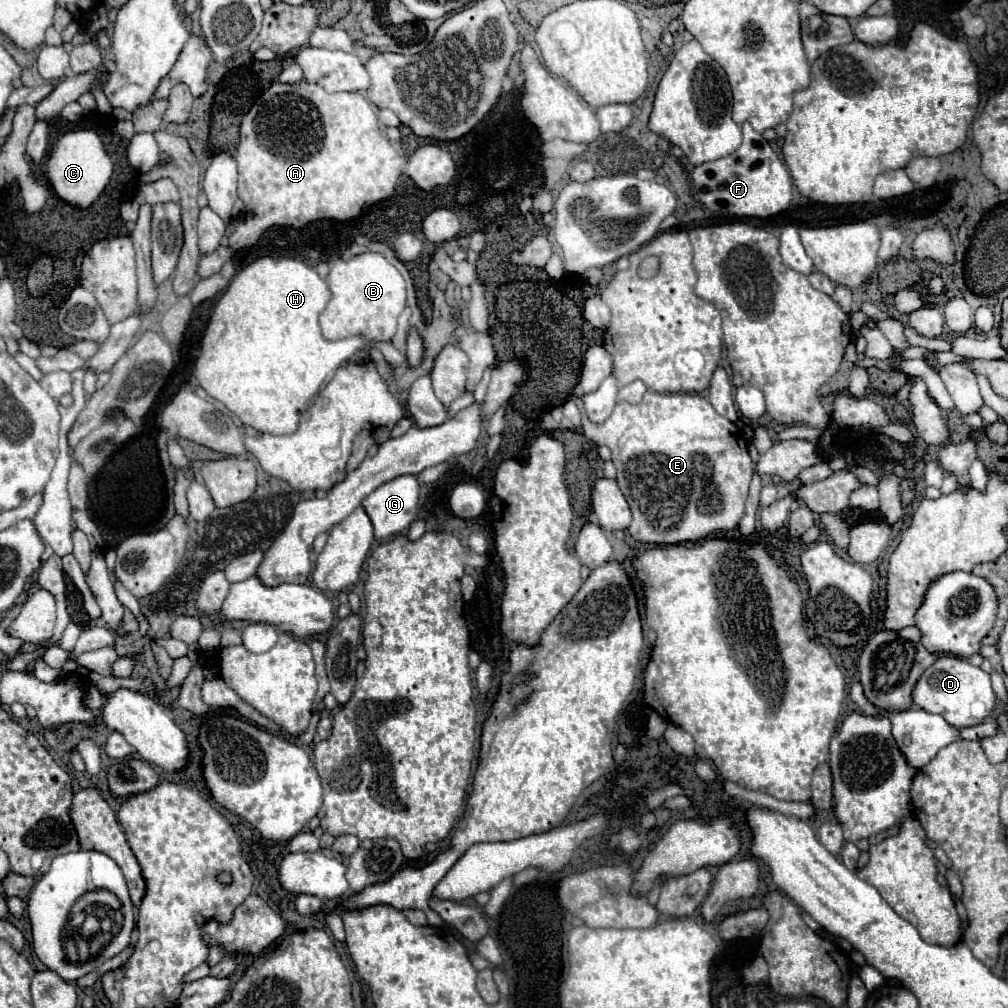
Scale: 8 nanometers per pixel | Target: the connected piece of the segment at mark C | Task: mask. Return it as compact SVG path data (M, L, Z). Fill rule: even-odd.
M70 131L56 141L46 167L48 167L46 177L50 179L60 199L76 207L88 207L92 201L98 199L98 195L108 185L114 165L106 155L100 137L94 131Z

